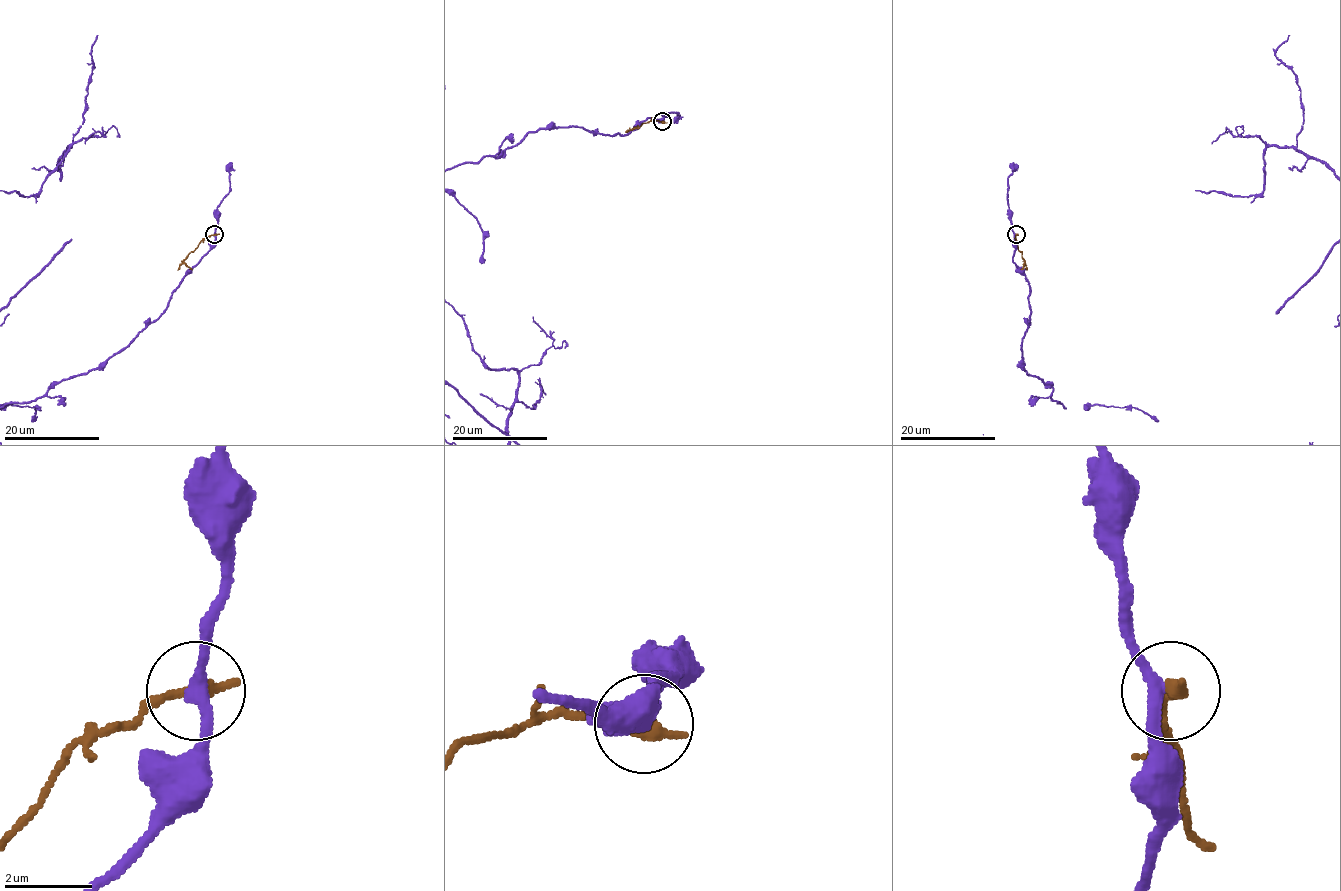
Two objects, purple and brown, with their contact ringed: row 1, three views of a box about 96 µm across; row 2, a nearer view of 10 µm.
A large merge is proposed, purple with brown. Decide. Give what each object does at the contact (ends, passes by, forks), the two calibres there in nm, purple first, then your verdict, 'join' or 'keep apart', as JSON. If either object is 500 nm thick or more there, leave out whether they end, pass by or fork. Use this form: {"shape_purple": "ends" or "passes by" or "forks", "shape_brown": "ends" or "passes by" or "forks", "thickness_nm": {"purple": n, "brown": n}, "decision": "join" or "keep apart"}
{"shape_purple": "passes by", "shape_brown": "ends", "thickness_nm": {"purple": 280, "brown": 360}, "decision": "keep apart"}

